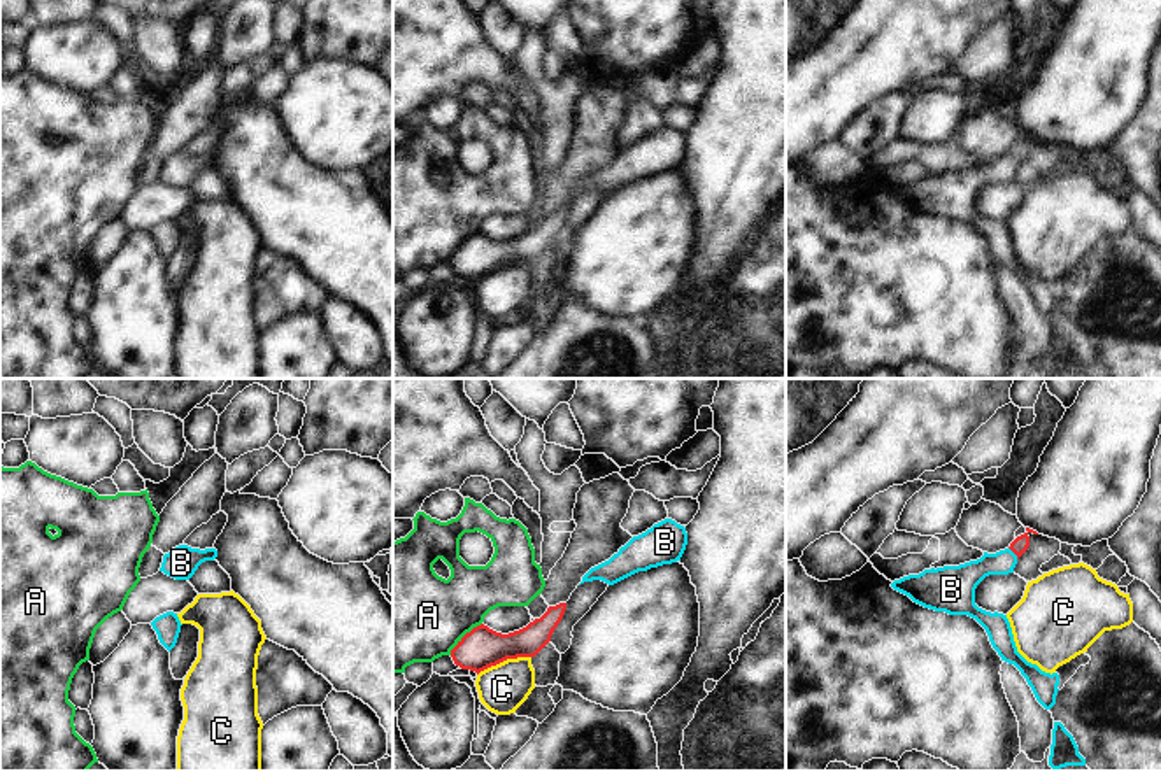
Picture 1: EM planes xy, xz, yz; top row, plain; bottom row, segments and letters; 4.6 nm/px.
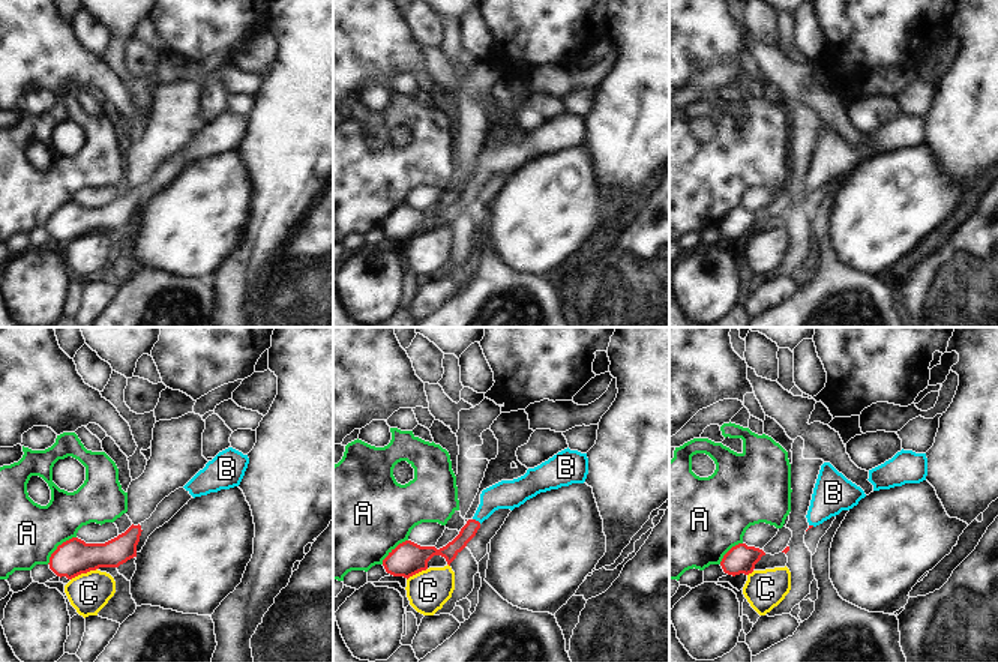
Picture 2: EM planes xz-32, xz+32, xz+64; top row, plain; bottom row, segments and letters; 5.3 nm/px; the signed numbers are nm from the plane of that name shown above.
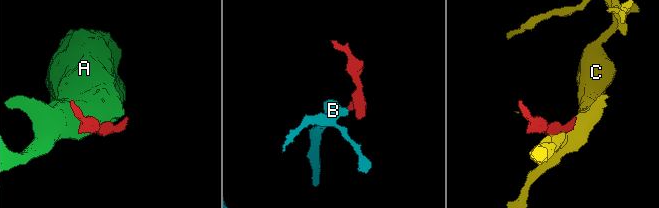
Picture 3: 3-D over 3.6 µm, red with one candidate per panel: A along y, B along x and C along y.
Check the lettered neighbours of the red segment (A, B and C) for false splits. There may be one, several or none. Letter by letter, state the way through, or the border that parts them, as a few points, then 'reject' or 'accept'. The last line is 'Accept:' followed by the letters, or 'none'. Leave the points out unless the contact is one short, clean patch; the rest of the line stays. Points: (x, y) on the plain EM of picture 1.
A: reject
B: across yz (1019, 153), (1012, 158), (965, 184) | accept
C: along xz (530, 263), (504, 267), (477, 282) | reject
Accept: B

